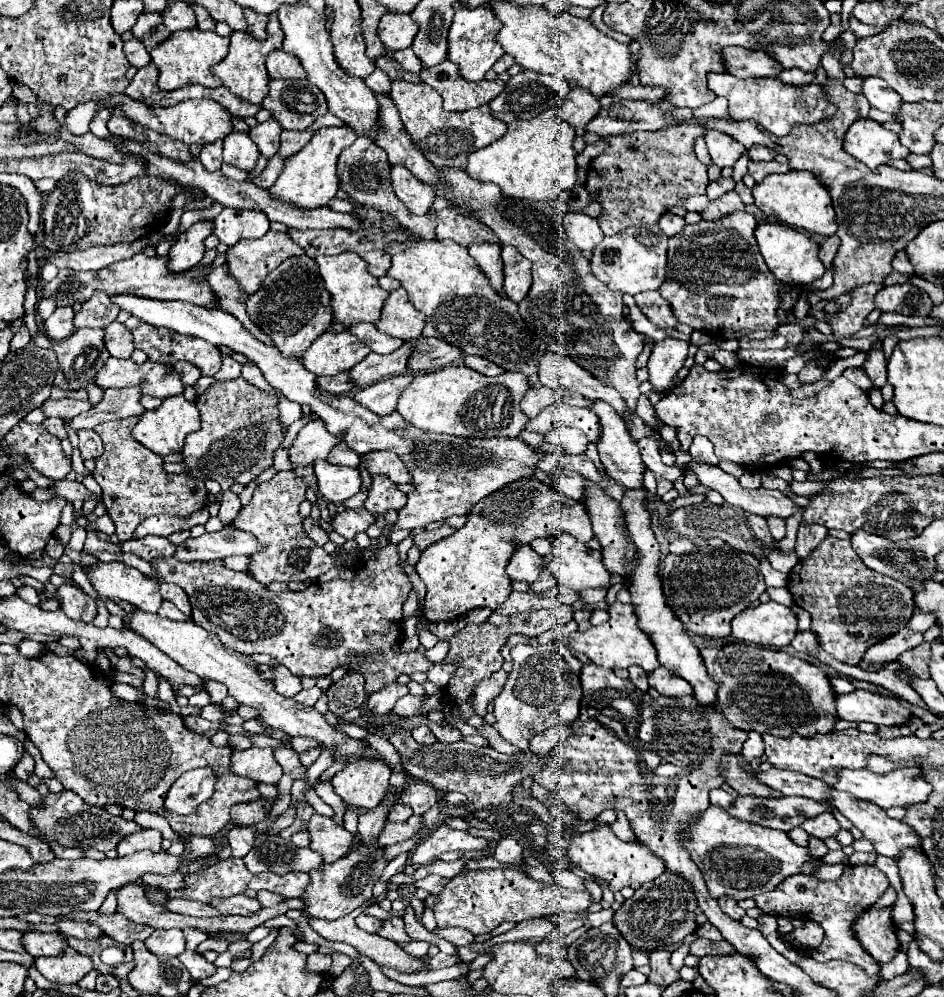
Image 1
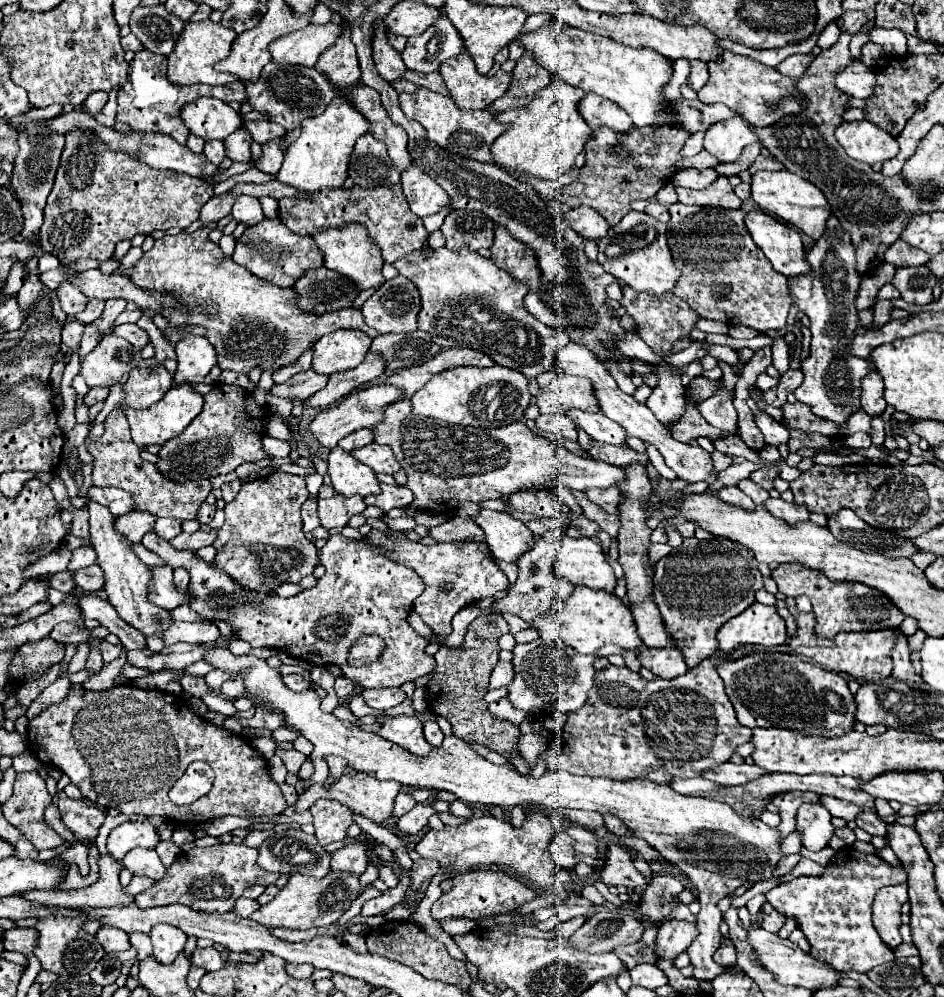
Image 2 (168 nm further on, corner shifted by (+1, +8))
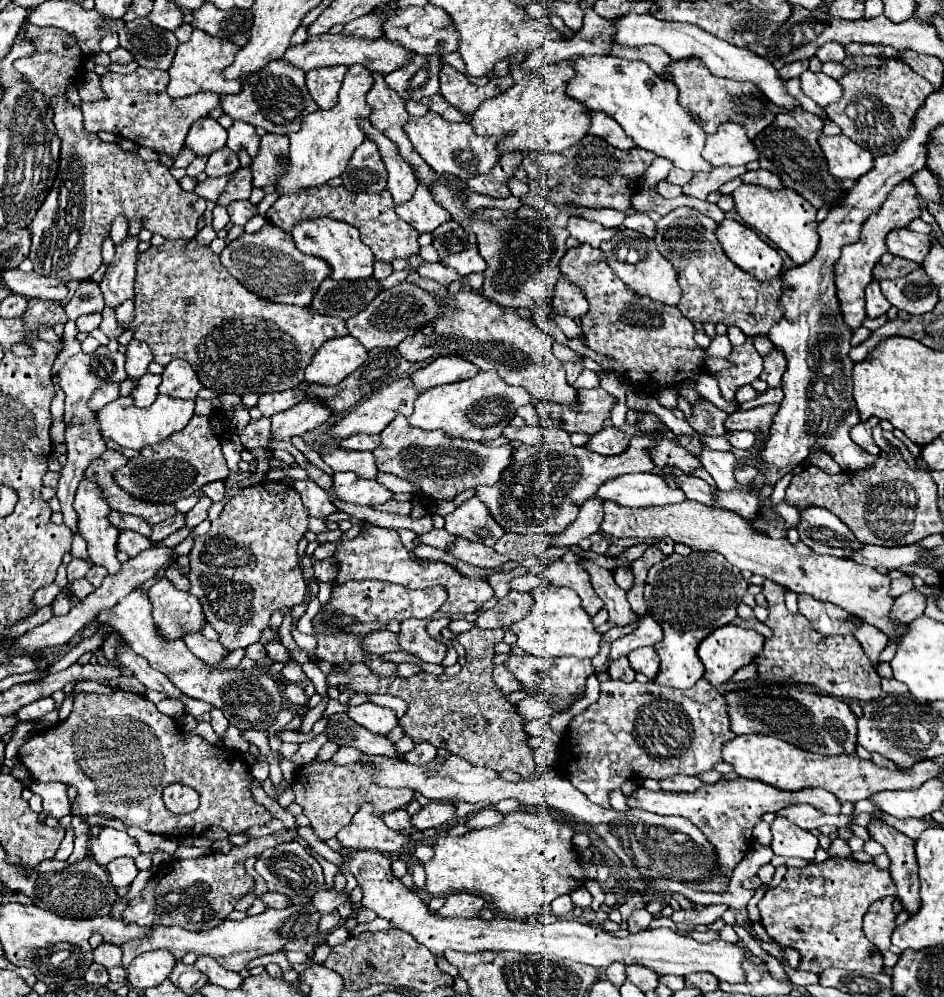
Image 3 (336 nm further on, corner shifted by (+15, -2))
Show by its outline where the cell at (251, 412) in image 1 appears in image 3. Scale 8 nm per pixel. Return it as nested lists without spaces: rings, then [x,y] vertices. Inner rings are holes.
[[[195,414],[181,432],[165,438],[159,444],[141,448],[141,452],[131,458],[123,468],[119,468],[113,478],[121,486],[121,490],[125,490],[133,498],[139,498],[143,502],[173,504],[179,498],[191,496],[195,490],[213,480],[227,478],[229,468],[221,452],[221,442],[225,434],[227,430],[219,414]]]

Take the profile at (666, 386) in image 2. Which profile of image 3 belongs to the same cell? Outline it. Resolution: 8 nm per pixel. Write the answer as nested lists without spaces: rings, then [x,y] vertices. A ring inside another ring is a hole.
[[[649,416],[639,422],[641,436],[633,438],[629,450],[619,456],[604,456],[587,450],[585,446],[573,446],[569,434],[563,430],[545,430],[545,442],[535,446],[521,444],[513,450],[511,464],[503,470],[501,478],[493,486],[477,488],[477,496],[489,508],[491,516],[505,532],[517,534],[557,534],[575,522],[581,504],[597,492],[601,484],[611,478],[631,472],[653,472],[655,466],[649,458],[649,446],[653,446],[653,432],[663,424],[659,416]]]

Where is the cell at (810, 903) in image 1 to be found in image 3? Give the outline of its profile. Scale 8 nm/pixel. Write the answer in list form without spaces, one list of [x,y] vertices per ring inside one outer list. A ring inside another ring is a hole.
[[[829,858],[821,864],[809,864],[805,868],[787,868],[787,874],[779,882],[779,886],[771,888],[759,902],[761,924],[775,942],[799,950],[801,970],[811,970],[819,974],[825,968],[845,968],[879,974],[883,972],[883,956],[865,938],[861,922],[869,906],[885,896],[895,896],[895,882],[891,880],[889,870],[881,870],[873,862],[857,862],[855,858]]]

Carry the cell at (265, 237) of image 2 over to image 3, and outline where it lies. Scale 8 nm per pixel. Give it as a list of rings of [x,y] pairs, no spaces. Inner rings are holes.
[[[267,222],[259,232],[241,234],[229,242],[221,252],[221,264],[253,294],[277,304],[309,306],[317,288],[331,274],[331,266],[323,258],[301,254],[293,242],[293,236]]]

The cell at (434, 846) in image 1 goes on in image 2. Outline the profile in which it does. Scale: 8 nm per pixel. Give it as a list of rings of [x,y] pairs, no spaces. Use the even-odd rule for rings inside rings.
[[[527,814],[525,822],[521,828],[513,828],[507,820],[503,818],[493,818],[493,816],[481,816],[481,818],[471,818],[459,826],[445,826],[443,830],[429,830],[421,842],[415,846],[417,854],[423,858],[435,858],[443,866],[453,864],[457,860],[457,870],[469,870],[477,866],[507,866],[515,870],[517,874],[525,876],[533,886],[541,890],[555,890],[561,886],[555,880],[555,862],[549,852],[549,842],[557,834],[557,826],[547,818],[545,814]]]

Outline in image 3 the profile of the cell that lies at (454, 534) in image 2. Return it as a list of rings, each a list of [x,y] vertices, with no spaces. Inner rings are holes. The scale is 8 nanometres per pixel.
[[[457,538],[457,542],[449,548],[449,552],[459,558],[465,560],[467,564],[479,566],[479,568],[499,568],[505,562],[509,562],[507,556],[497,554],[493,548],[479,544],[479,542],[469,542],[465,538]]]

